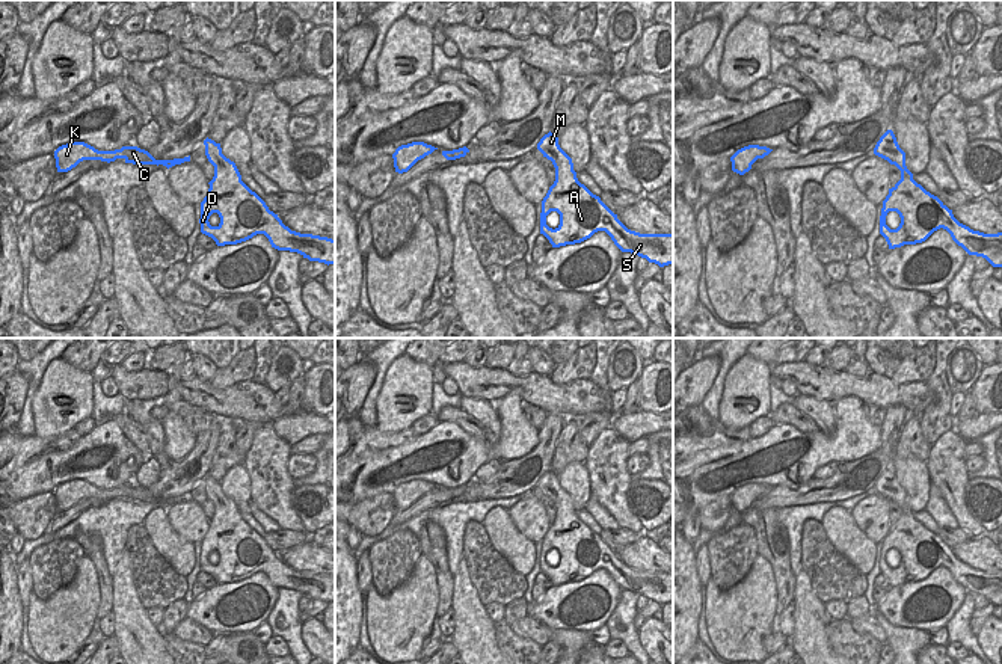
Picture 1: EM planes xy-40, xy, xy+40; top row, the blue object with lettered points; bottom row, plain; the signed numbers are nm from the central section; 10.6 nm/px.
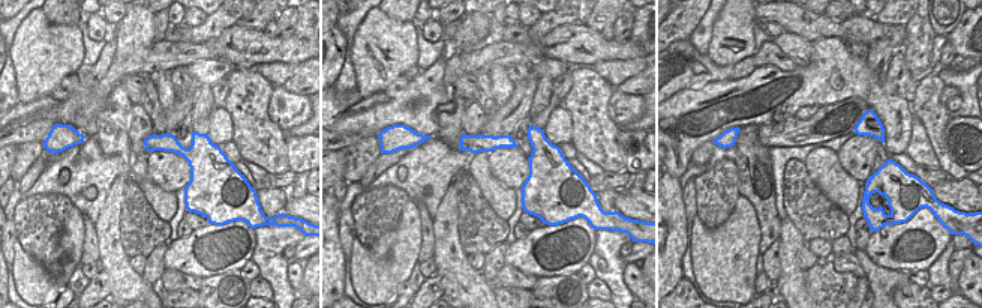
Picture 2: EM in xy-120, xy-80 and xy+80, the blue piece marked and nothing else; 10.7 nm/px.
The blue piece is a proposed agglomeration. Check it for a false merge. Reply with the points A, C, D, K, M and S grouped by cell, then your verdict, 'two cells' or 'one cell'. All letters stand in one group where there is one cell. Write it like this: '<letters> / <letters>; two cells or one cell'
A C D K M S; one cell

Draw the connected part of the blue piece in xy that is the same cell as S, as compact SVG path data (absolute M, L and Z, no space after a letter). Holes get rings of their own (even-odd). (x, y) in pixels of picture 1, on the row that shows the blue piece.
M551 131L540 139L537 149L543 154L543 157L551 160L555 168L555 181L542 201L540 213L540 234L549 240L552 247L581 243L590 238L595 232L605 231L622 252L631 252L646 258L649 263L658 264L659 267L673 264L673 232L640 234L628 229L599 196L593 195L578 181L572 158L560 148L558 137L555 137ZM551 211L557 211L560 214L560 225L555 229L546 225L546 216Z

